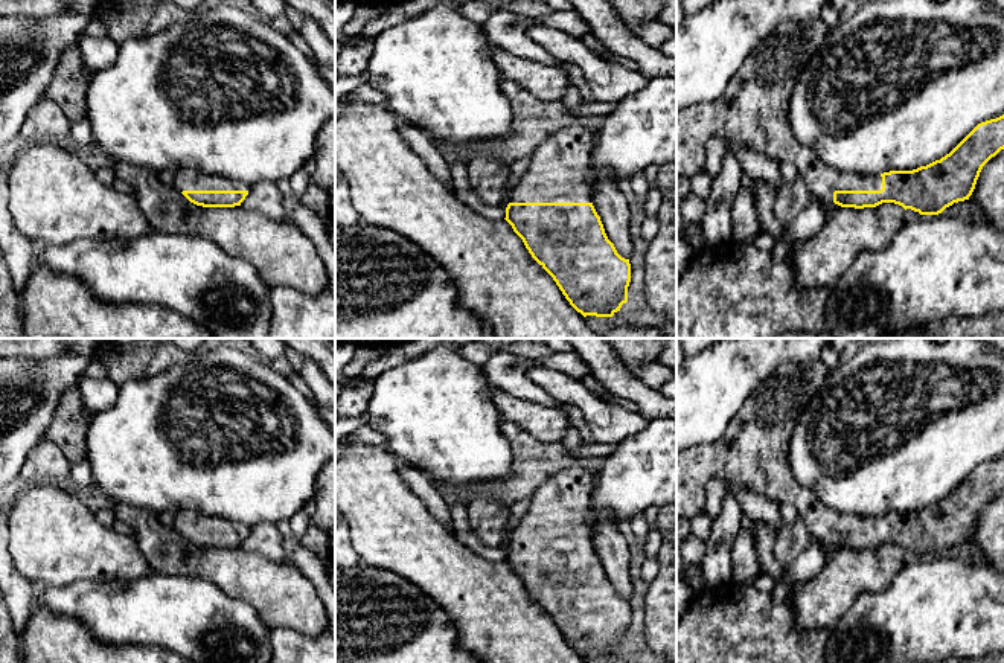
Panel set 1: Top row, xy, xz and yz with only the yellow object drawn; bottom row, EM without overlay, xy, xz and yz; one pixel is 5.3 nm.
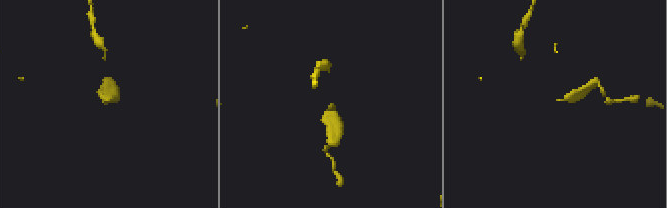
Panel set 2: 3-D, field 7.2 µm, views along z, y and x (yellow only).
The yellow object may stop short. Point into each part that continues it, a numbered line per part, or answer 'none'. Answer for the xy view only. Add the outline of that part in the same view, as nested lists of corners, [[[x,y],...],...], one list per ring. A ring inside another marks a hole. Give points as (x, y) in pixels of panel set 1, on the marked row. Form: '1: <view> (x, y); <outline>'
1: xy (186, 179); [[[189,168],[177,169],[174,187],[183,191],[250,191],[250,186],[224,175],[198,172]]]

